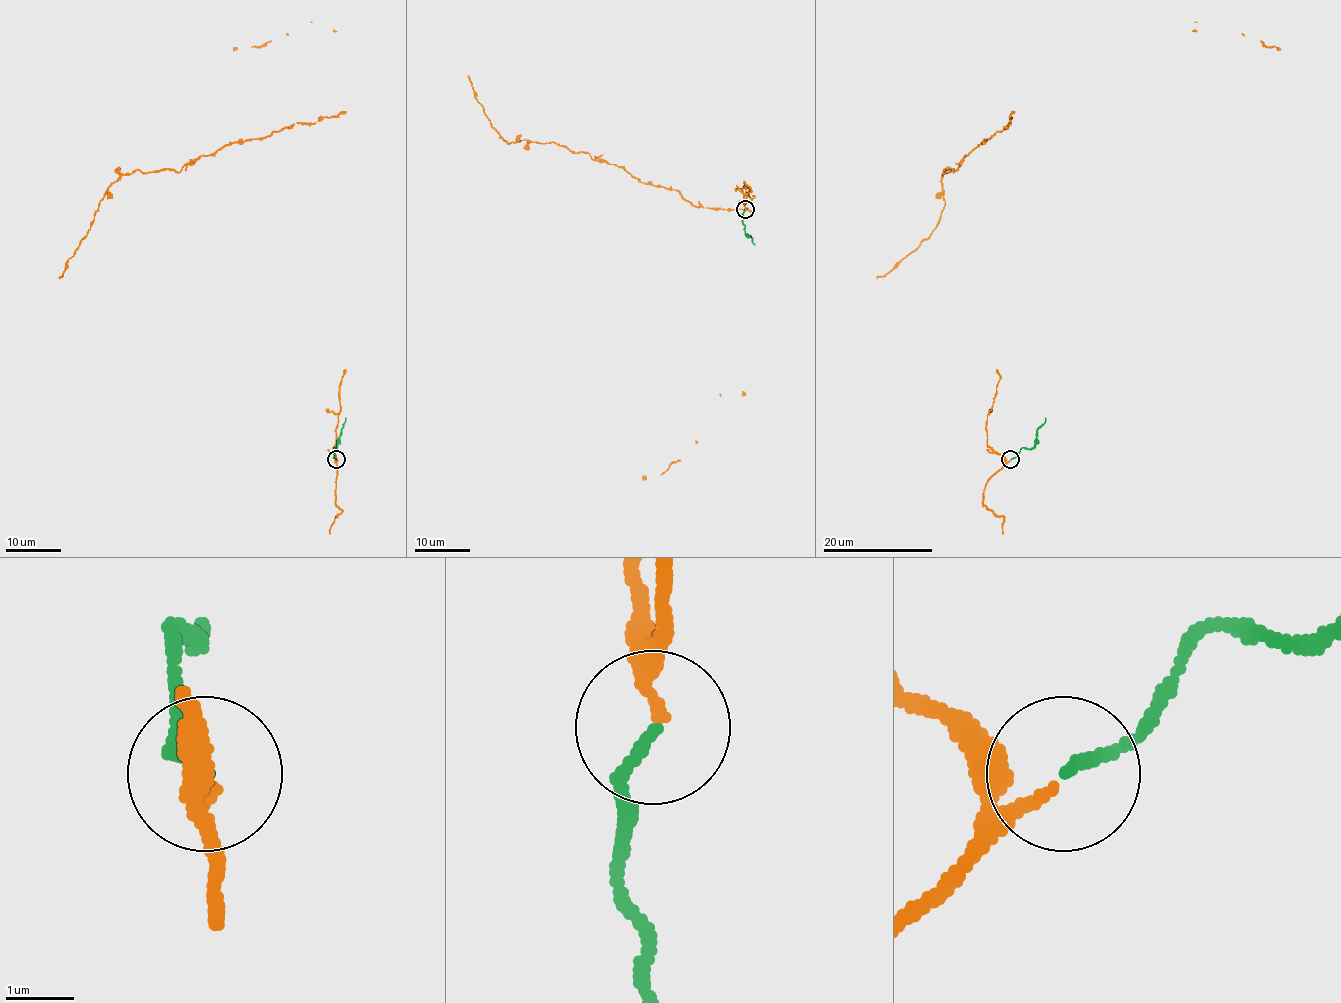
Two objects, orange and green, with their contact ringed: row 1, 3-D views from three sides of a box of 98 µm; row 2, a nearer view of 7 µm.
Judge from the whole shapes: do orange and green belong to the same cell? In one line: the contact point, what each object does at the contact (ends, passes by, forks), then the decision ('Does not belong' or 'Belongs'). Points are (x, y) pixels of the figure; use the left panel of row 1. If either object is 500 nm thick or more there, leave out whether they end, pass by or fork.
Place: (336, 459). At the ring orange passes by. At the ring green ends. Belongs

